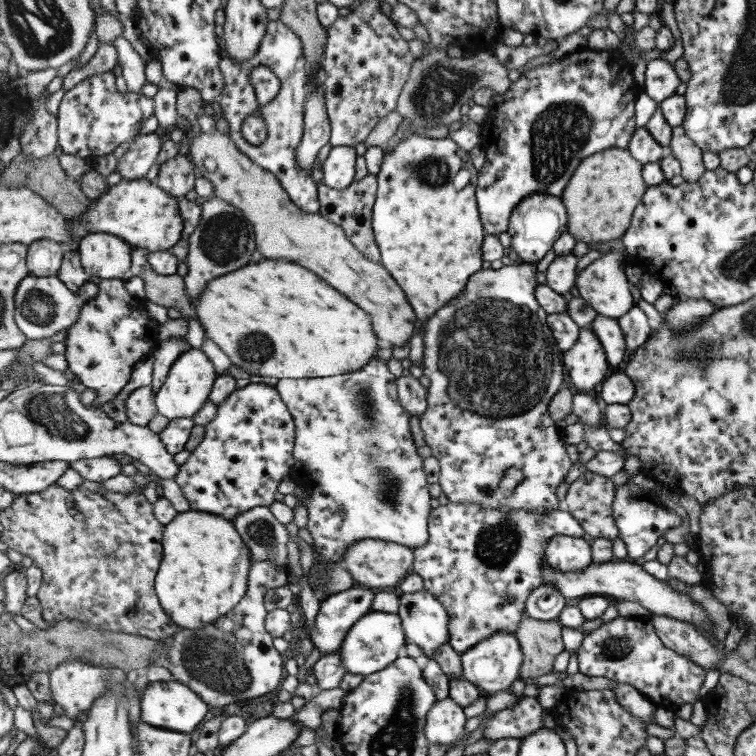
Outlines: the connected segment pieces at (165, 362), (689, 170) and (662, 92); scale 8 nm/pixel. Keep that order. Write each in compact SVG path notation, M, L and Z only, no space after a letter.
M173 337L167 341L162 341L161 349L155 353L153 391L155 394L166 384L173 364L179 360L179 356L187 352L192 347L183 337Z
M684 125L674 127L673 138L668 149L682 166L684 181L693 183L705 174L704 150L699 148L686 133Z
M659 57L658 59L651 59L646 64L642 90L658 104L661 104L669 97L677 94L677 88L681 86L681 82L674 64L669 64L667 60Z

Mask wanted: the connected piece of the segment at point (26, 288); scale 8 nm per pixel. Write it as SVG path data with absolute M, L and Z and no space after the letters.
M30 275L21 281L16 295L17 324L24 330L28 339L44 339L61 330L68 330L80 320L82 310L87 302L72 292L58 277L37 277Z

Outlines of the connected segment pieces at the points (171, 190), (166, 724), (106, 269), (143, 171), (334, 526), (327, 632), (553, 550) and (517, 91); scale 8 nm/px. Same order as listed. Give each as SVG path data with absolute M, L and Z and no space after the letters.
M177 155L162 163L156 184L174 197L182 198L196 188L198 177L196 163L185 155Z
M175 678L169 681L148 682L141 696L141 720L150 726L191 734L193 730L197 730L197 726L203 725L203 720L211 712L209 705L192 687Z
M89 234L76 249L89 275L101 279L125 279L131 270L133 245L113 234Z
M155 132L135 137L126 153L118 160L116 172L127 180L147 178L156 160L161 158L163 148L164 142Z
M375 356L363 370L327 378L281 379L275 387L296 419L296 464L293 465L290 476L297 485L309 490L310 497L305 501L309 515L307 528L313 535L315 549L321 553L321 563L323 565L342 564L345 560L345 553L349 552L349 549L353 548L357 541L365 539L401 543L413 550L428 544L430 537L429 517L432 516L436 503L435 499L431 498L431 494L429 494L429 482L427 482L427 474L425 474L425 468L423 468L424 458L417 454L417 443L413 439L411 426L409 426L413 416L400 401L398 378L393 372L389 372L387 362Z
M355 586L323 600L310 630L310 638L322 655L340 650L353 625L369 611L375 610L374 602L378 593L379 591L373 588Z
M553 537L546 549L546 558L555 570L583 572L593 560L592 543L589 537Z
M594 50L593 52L575 51L569 53L562 58L550 64L543 64L525 72L514 83L510 83L507 93L503 94L503 102L497 106L493 112L490 122L486 125L483 133L483 150L487 155L483 167L479 170L480 177L478 178L477 186L477 202L480 206L481 220L484 222L487 235L499 236L503 232L508 232L510 226L510 218L515 212L515 208L521 201L525 200L529 195L535 193L547 193L553 196L562 197L567 184L571 180L571 176L575 174L577 166L581 164L581 160L585 160L587 156L593 156L604 150L611 148L627 149L631 144L631 139L637 130L635 124L635 102L637 95L641 89L635 85L633 72L631 72L631 64L626 62L621 56L611 62L611 52Z

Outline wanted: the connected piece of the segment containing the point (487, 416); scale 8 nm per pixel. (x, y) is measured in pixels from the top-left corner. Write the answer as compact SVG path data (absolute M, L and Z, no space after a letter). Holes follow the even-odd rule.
M522 262L519 265L511 263L499 270L482 269L481 272L473 274L473 278L469 280L469 290L465 290L465 294L461 294L461 298L455 298L449 306L437 311L425 326L425 363L423 370L431 384L428 387L428 409L419 416L419 419L421 419L421 427L425 431L427 446L431 448L432 456L440 463L438 484L445 496L457 504L481 504L482 507L503 510L504 512L529 510L538 514L547 514L564 507L563 501L559 501L559 498L557 498L557 488L569 476L569 472L573 468L573 460L569 458L567 448L565 448L564 430L555 424L549 410L551 400L563 388L563 382L565 382L563 349L559 348L552 328L549 328L549 324L547 324L547 311L541 307L536 298L536 289L539 283L537 283L537 268L535 268L535 265L536 263ZM515 467L522 471L524 478L518 483L519 485L512 491L511 495L505 496L501 492L501 480L507 476L509 468Z

